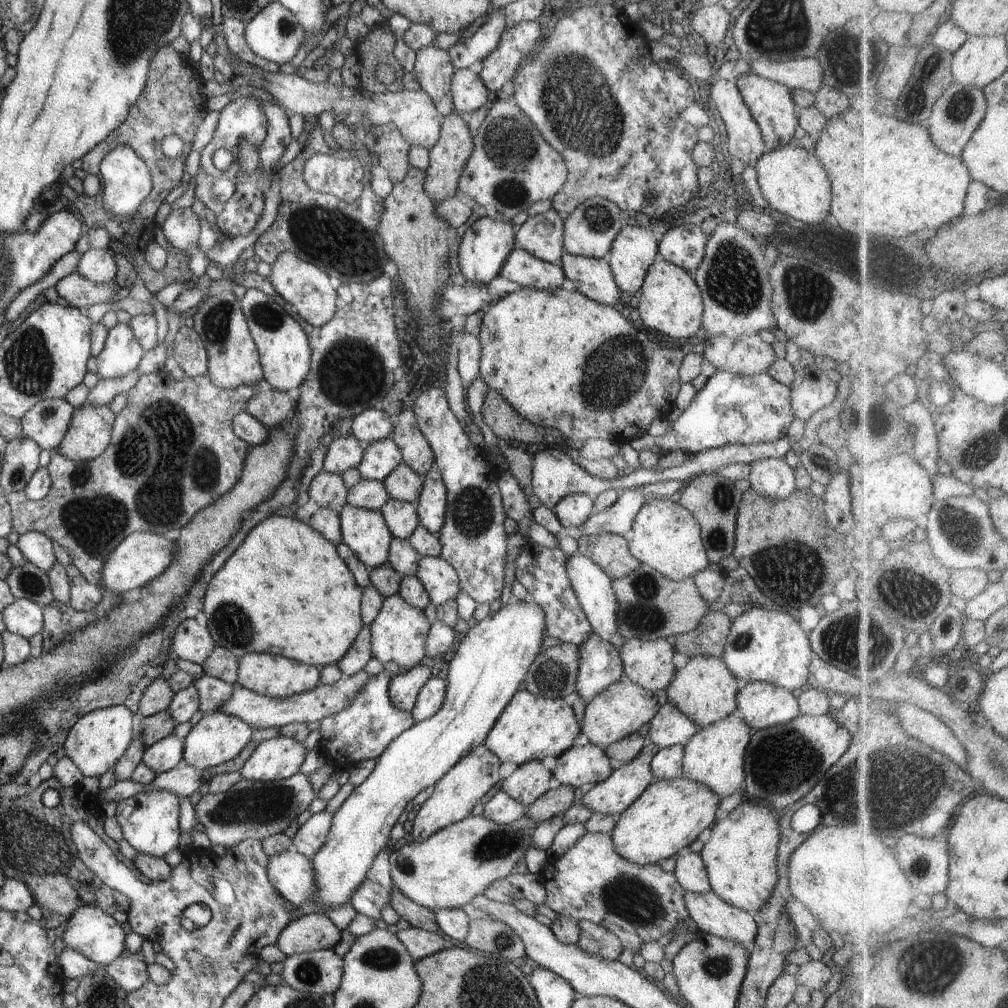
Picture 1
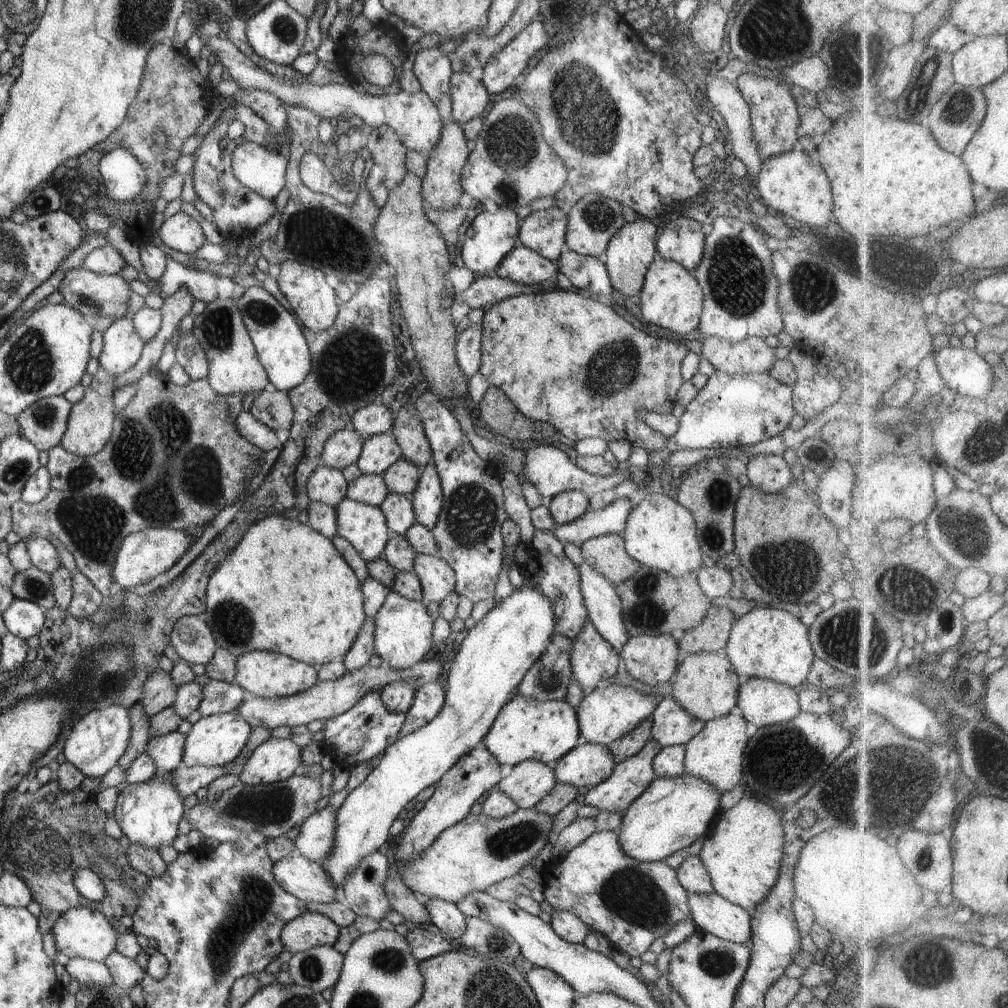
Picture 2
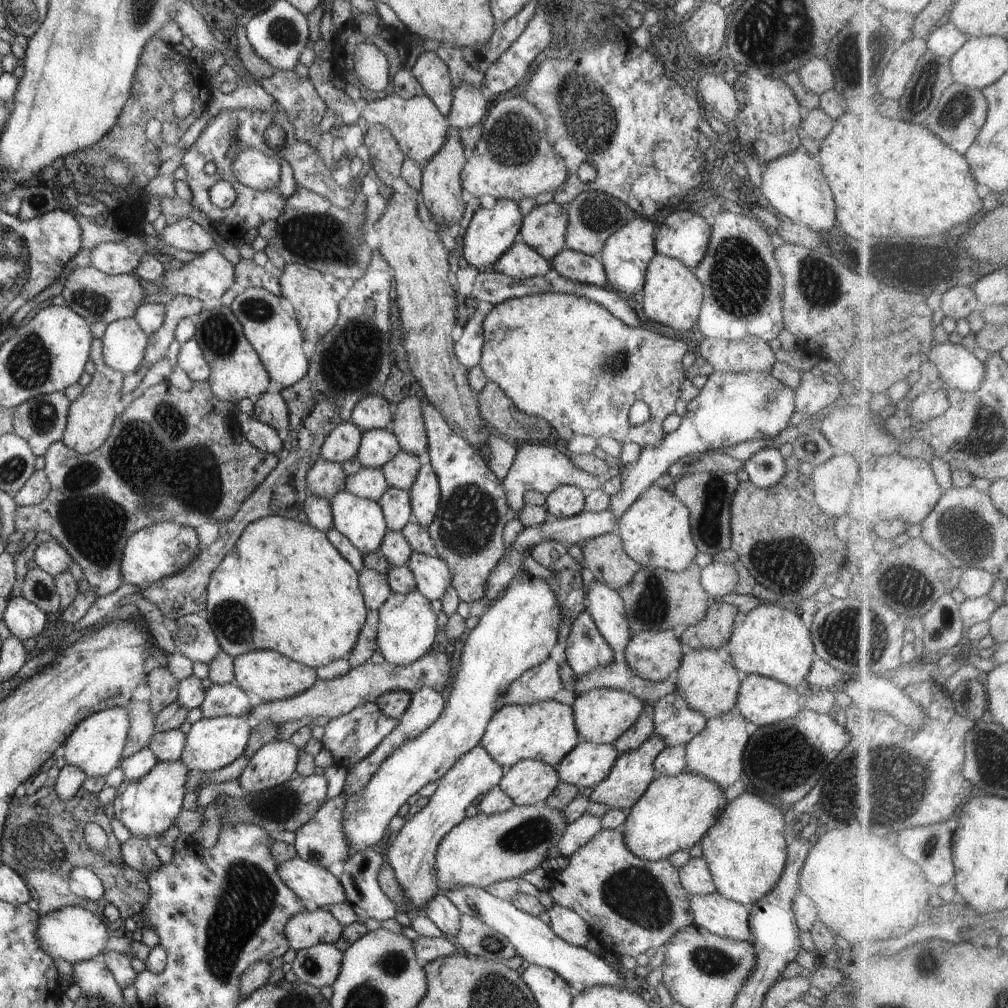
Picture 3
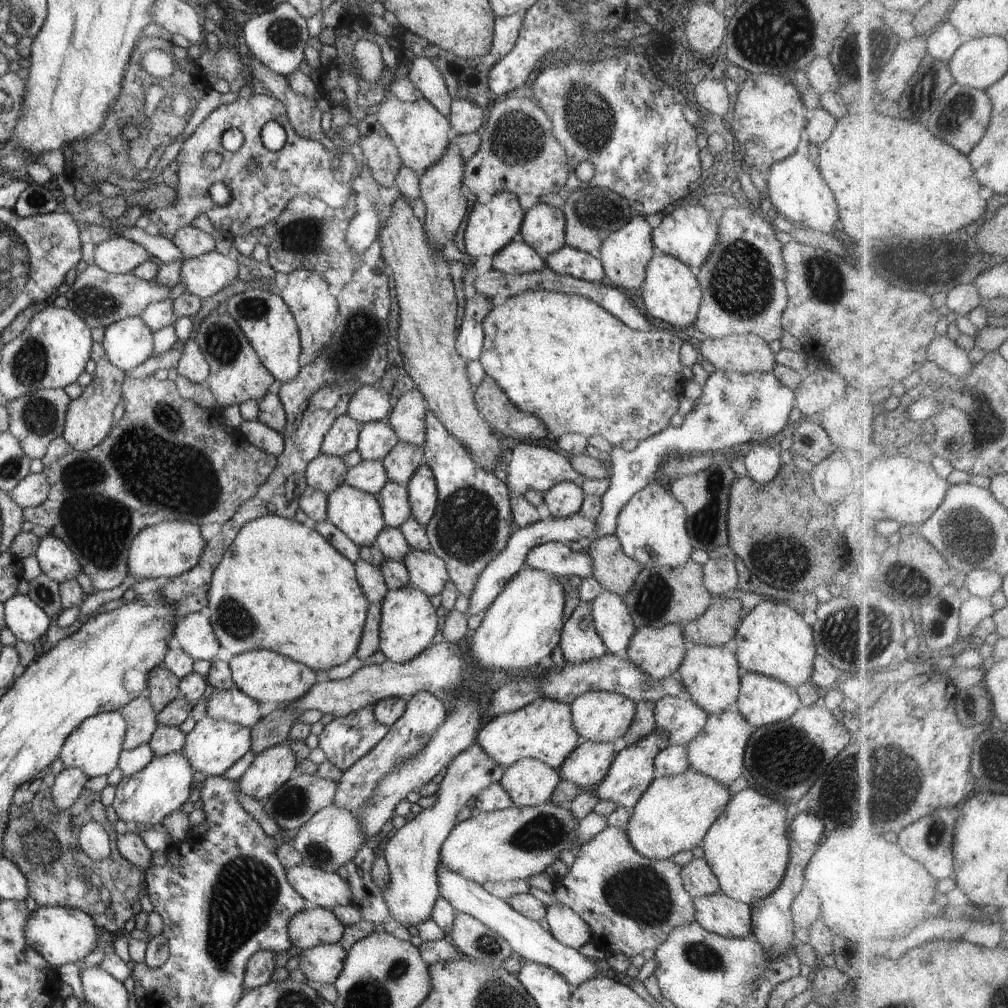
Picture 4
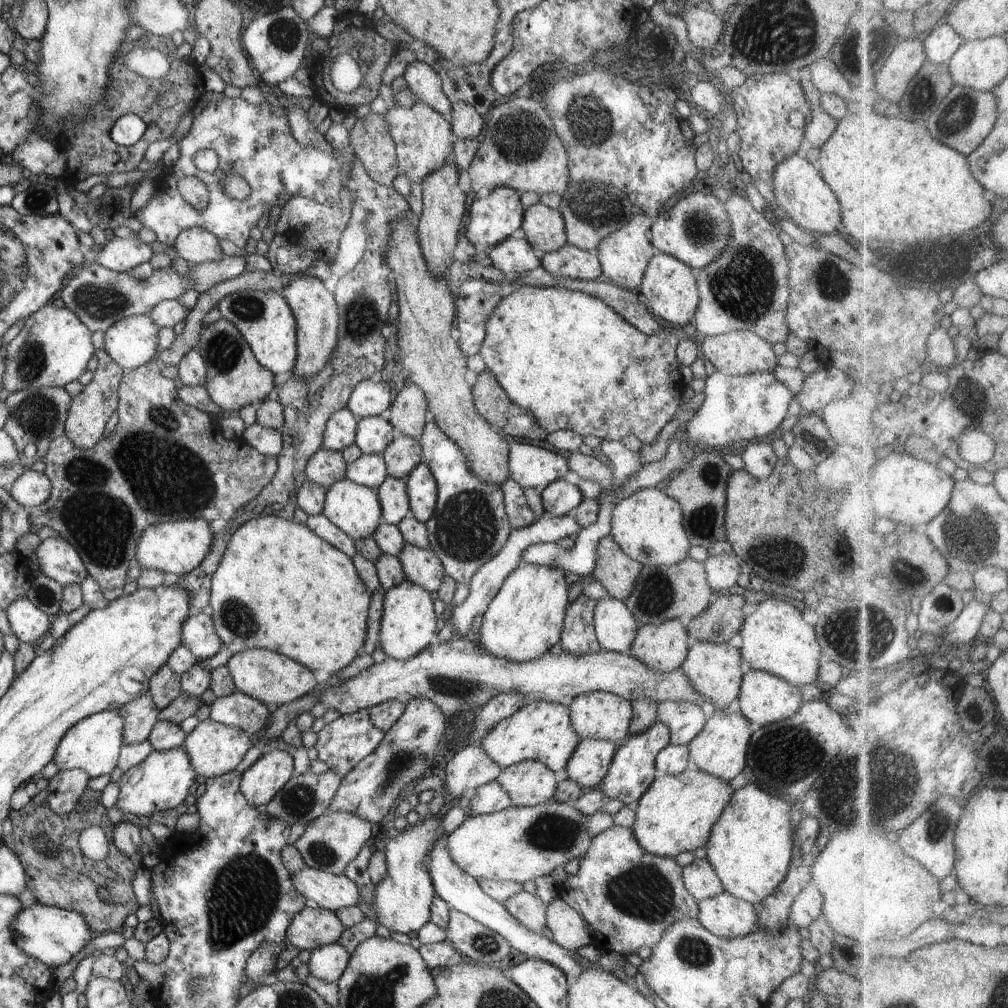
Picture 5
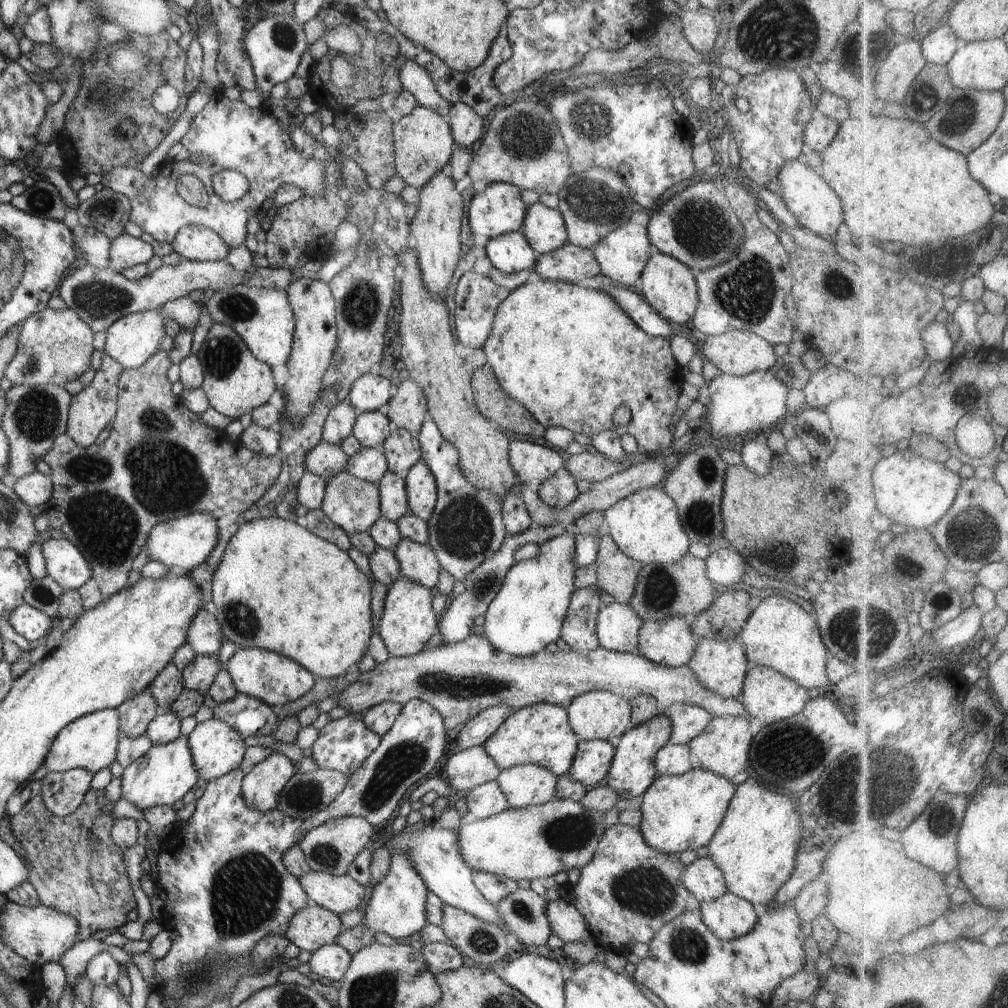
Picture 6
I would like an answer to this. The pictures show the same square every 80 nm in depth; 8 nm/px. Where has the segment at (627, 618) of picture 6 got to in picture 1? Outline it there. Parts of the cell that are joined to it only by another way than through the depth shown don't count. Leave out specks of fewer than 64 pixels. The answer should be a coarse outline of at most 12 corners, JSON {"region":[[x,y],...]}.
{"region":[[579,552],[567,571],[592,630],[619,649],[611,578]]}

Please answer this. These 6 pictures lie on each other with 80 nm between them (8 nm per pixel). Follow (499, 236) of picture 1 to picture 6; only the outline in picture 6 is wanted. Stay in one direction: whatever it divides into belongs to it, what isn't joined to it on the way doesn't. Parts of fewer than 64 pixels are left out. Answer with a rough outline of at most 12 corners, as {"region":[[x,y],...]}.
{"region":[[487,184],[469,206],[471,231],[491,239],[517,231],[521,190]]}

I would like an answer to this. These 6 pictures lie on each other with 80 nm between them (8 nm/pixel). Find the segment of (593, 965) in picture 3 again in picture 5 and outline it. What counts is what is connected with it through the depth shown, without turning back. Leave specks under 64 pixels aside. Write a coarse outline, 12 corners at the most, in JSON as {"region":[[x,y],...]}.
{"region":[[447,836],[428,855],[435,894],[514,950],[576,977],[584,960],[532,932],[452,858]]}

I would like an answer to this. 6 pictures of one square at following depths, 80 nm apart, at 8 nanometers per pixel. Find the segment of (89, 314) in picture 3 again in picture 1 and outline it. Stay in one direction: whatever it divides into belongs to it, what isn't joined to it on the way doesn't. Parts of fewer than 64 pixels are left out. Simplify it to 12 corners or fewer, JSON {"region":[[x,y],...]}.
{"region":[[77,272],[54,287],[84,313],[92,304],[116,302],[115,280],[95,283]]}

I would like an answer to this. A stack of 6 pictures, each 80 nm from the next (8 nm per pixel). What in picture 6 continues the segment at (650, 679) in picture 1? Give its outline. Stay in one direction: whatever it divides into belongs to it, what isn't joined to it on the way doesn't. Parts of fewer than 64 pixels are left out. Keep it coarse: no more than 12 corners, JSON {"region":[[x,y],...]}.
{"region":[[676,615],[643,621],[637,654],[688,665],[700,642]]}

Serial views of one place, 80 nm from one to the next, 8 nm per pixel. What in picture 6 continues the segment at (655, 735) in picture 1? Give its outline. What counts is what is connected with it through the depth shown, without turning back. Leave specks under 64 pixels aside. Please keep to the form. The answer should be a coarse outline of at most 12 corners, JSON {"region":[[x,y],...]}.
{"region":[[676,703],[672,721],[670,743],[687,745],[714,718],[707,710]]}

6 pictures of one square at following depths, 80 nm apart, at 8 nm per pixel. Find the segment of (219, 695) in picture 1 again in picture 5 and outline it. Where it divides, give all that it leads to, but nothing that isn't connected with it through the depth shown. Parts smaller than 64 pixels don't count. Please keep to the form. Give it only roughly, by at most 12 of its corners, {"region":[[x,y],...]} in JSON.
{"region":[[236,690],[208,697],[213,721],[257,735],[266,705]]}

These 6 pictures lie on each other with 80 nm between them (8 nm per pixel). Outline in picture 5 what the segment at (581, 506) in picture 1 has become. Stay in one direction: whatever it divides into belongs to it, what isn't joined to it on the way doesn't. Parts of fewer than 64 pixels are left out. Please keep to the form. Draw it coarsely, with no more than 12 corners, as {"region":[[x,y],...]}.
{"region":[[559,478],[541,489],[546,513],[559,517],[583,499],[578,486]]}

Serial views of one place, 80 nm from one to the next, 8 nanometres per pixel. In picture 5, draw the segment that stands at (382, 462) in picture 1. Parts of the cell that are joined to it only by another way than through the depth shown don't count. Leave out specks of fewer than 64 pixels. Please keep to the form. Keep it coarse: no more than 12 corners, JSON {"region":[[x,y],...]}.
{"region":[[385,417],[360,418],[355,443],[364,454],[381,454],[395,439]]}

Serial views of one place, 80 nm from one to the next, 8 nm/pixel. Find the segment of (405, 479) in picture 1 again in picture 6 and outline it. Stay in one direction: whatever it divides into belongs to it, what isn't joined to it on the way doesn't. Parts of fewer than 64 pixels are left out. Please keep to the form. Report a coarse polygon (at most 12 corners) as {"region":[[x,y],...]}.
{"region":[[394,428],[380,448],[406,475],[421,459],[415,434]]}

